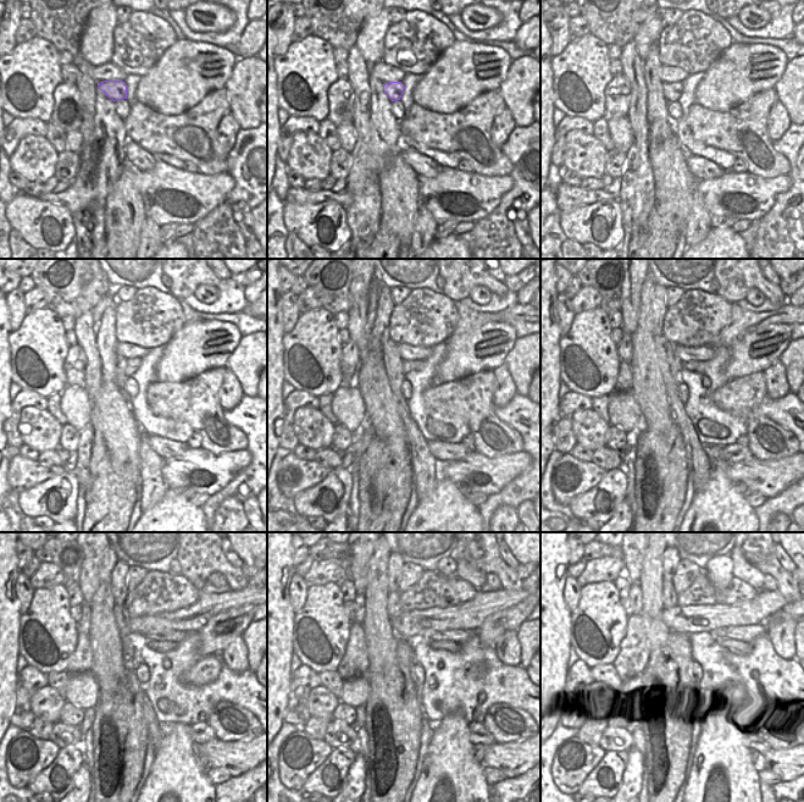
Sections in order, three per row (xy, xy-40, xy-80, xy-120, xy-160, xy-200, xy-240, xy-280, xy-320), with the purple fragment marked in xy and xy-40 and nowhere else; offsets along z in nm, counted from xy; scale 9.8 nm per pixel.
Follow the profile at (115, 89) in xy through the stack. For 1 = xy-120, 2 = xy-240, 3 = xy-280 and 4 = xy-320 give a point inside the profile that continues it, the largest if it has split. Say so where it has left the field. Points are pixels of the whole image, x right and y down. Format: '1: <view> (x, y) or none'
1: xy-120 (132, 364)
2: xy-240 (159, 646)
3: xy-280 (450, 646)
4: xy-320 (736, 647)

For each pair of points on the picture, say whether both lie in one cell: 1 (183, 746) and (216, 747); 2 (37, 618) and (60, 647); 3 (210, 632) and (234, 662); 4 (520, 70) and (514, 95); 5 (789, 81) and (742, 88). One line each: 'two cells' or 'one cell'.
1: two cells
2: one cell
3: two cells
4: one cell
5: two cells

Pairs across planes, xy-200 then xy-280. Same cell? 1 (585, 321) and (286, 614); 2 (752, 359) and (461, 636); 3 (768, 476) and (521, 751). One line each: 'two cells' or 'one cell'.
1: two cells
2: two cells
3: one cell

